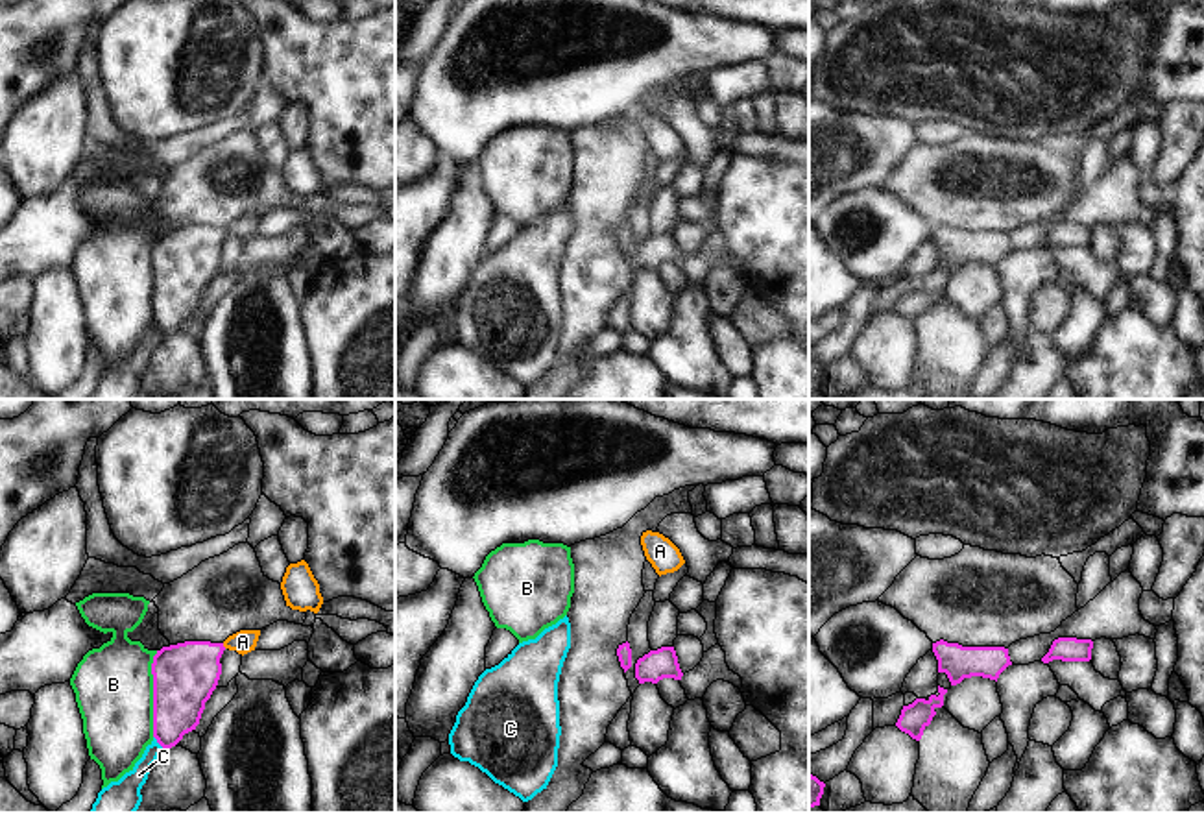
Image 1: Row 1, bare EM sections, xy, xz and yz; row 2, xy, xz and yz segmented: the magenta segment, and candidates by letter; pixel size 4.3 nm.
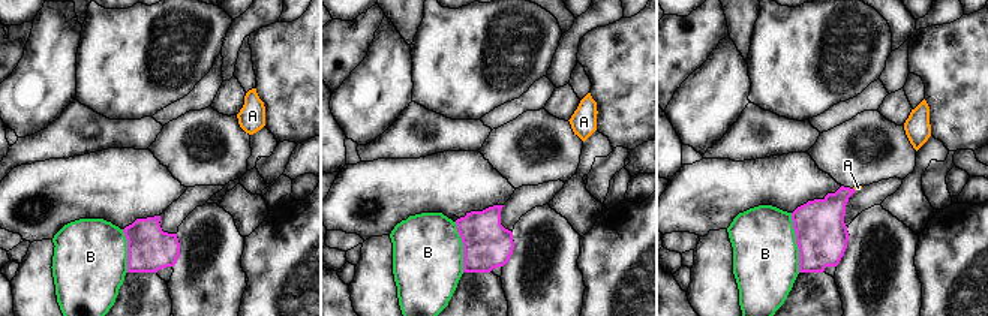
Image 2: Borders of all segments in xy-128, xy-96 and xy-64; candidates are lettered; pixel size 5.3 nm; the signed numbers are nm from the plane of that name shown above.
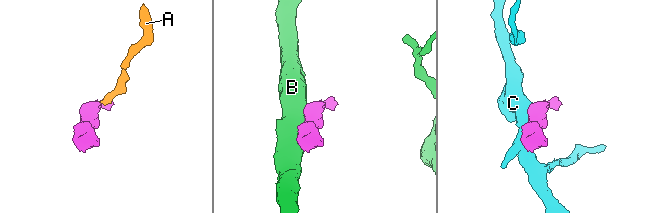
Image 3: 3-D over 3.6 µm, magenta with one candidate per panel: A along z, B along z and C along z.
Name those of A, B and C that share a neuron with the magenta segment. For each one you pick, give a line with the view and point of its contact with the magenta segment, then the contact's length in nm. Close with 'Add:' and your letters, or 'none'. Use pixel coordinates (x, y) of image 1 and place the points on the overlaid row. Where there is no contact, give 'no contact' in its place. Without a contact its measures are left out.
A: xy (222, 645) | 30 nm
Add: A

